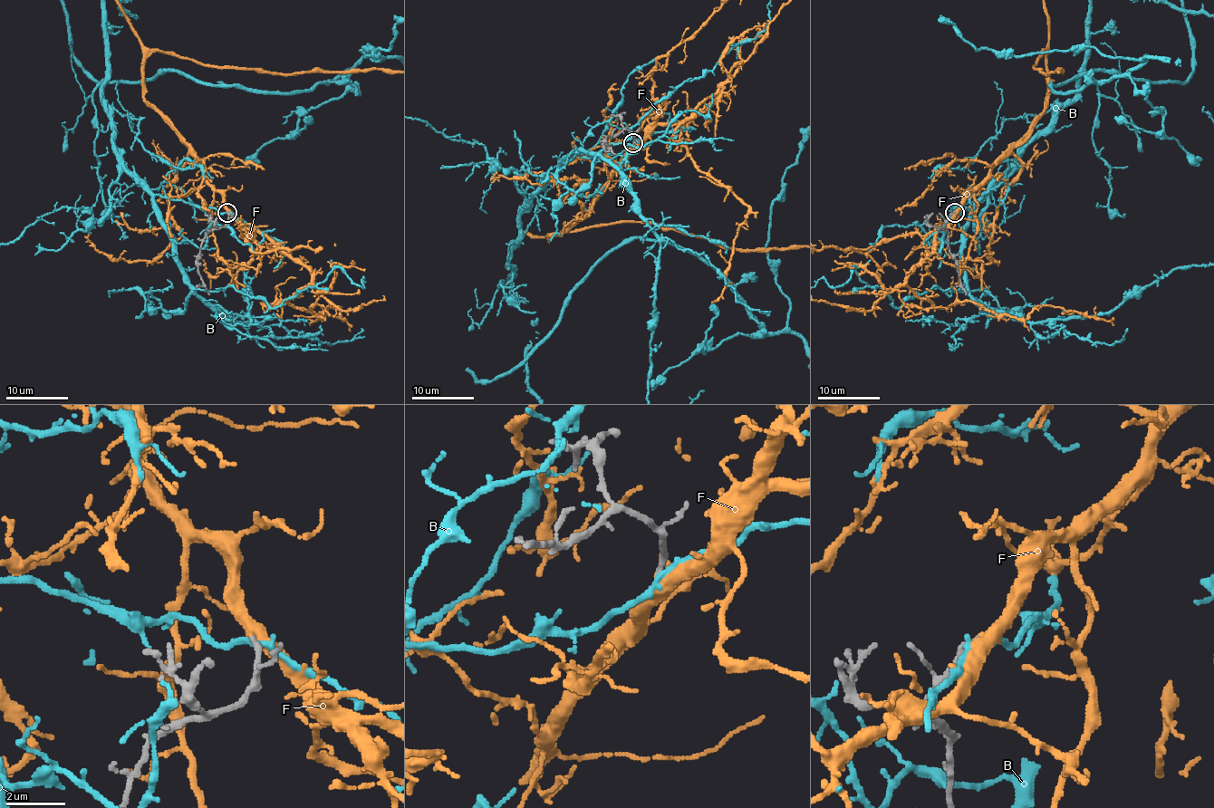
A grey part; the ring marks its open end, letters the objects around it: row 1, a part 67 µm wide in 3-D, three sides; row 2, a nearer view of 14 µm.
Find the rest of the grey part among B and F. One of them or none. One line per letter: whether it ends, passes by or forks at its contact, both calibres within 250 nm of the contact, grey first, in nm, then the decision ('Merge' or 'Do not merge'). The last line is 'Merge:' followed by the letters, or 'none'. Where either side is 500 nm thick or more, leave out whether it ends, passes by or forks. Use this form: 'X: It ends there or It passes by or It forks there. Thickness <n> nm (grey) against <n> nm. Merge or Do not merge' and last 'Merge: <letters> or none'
B: It passes by. Thickness 200 nm (grey) against 200 nm. Do not merge
F: It passes by. Thickness 190 nm (grey) against 360 nm. Merge
Merge: F

